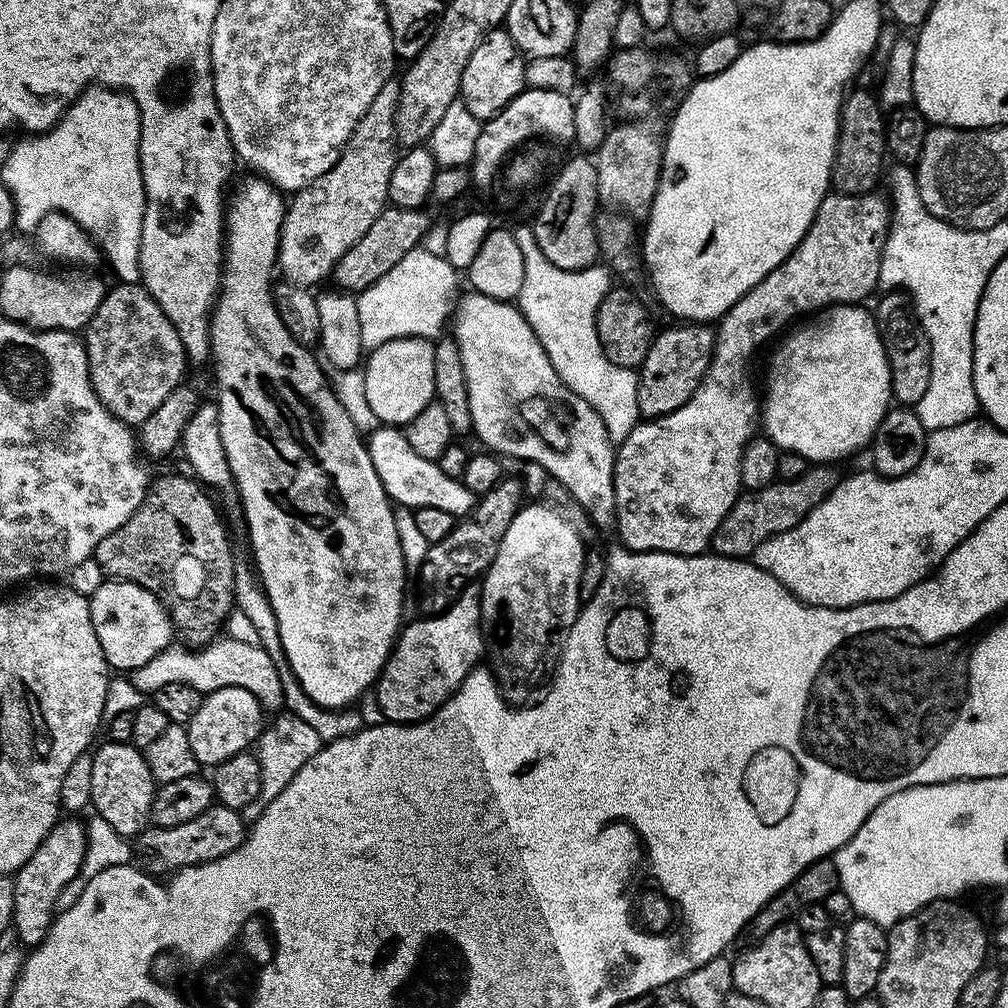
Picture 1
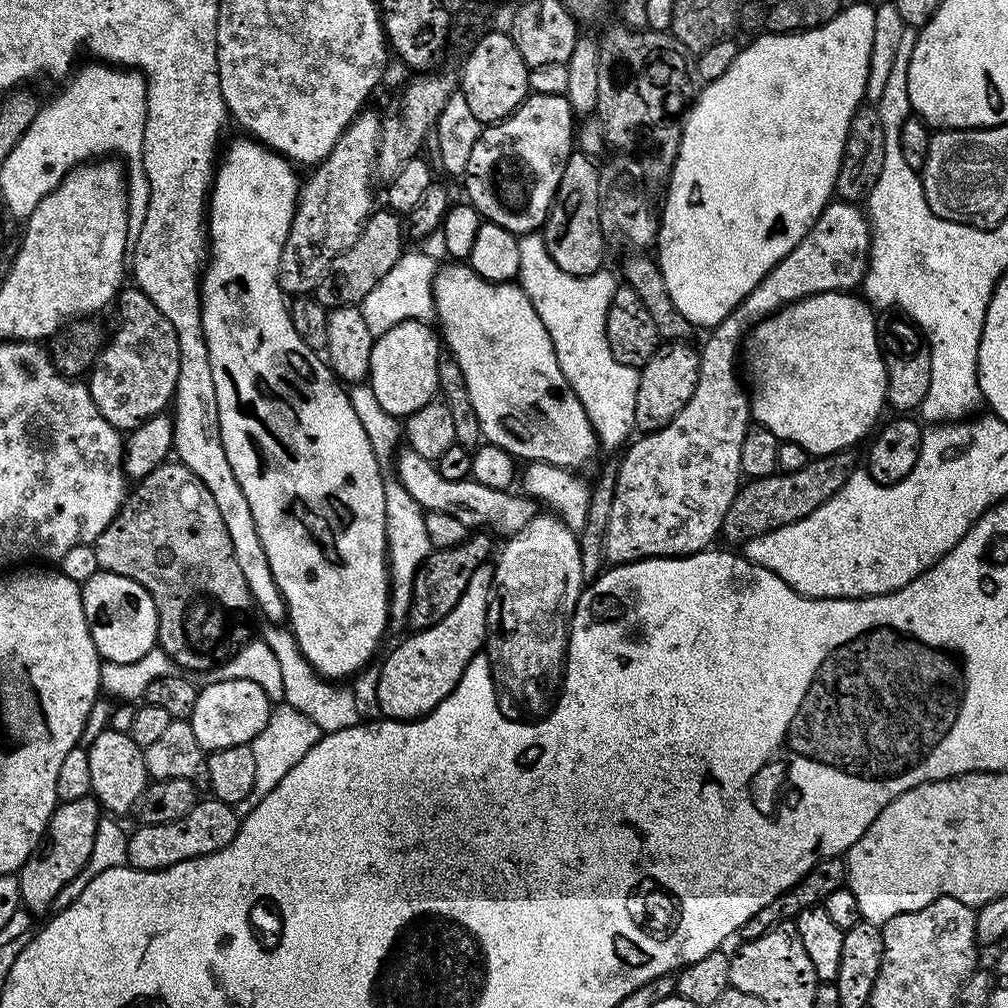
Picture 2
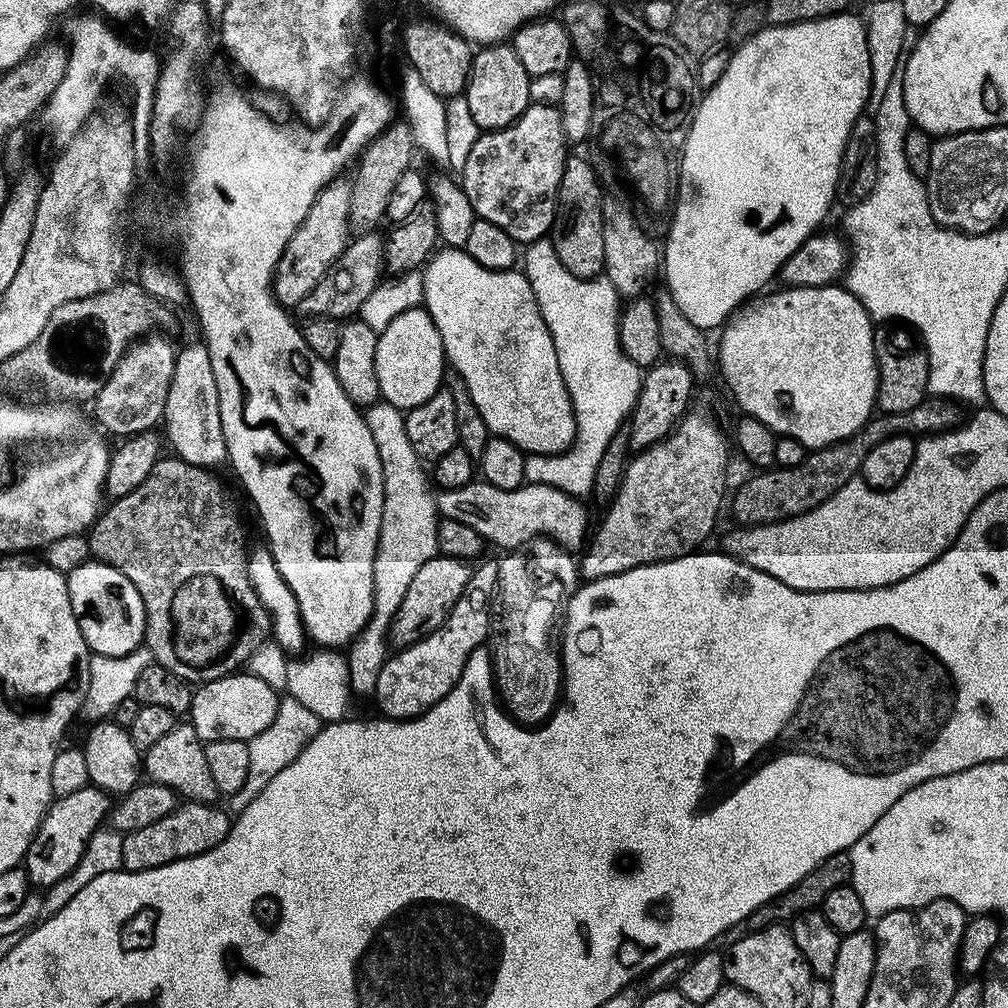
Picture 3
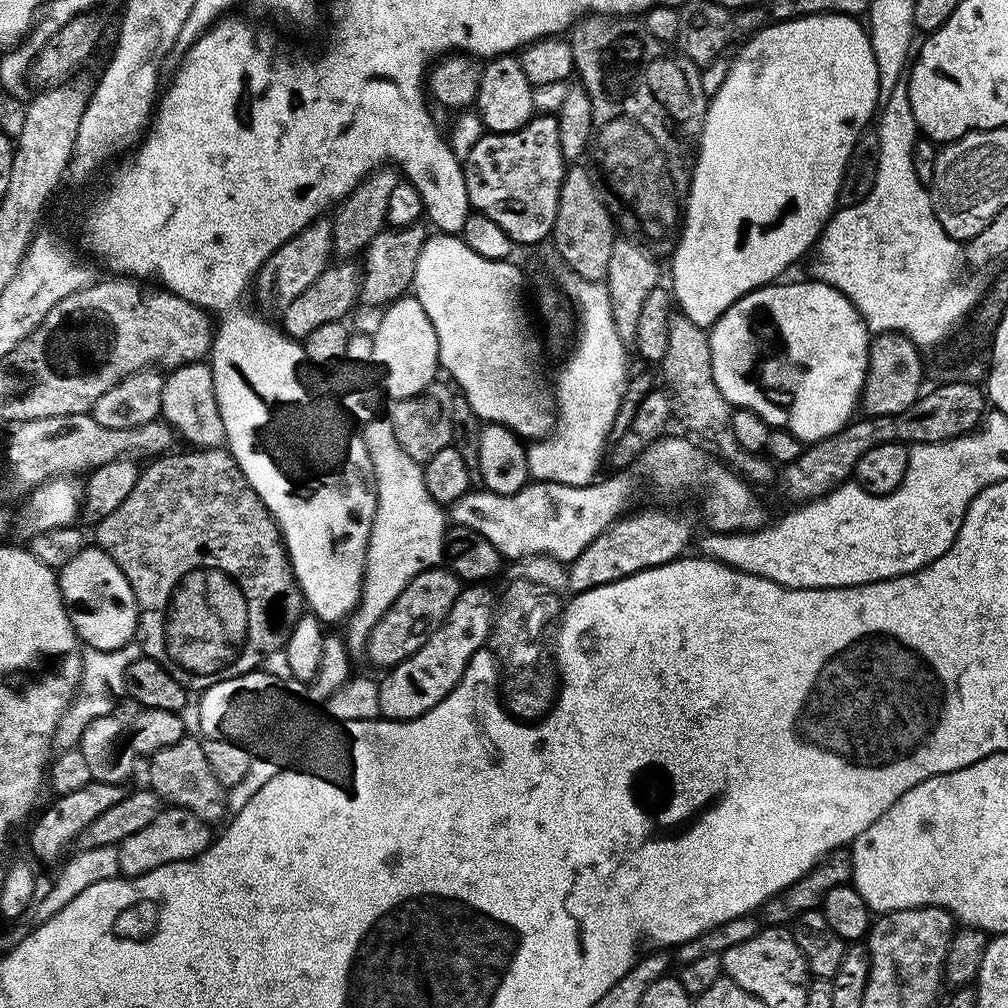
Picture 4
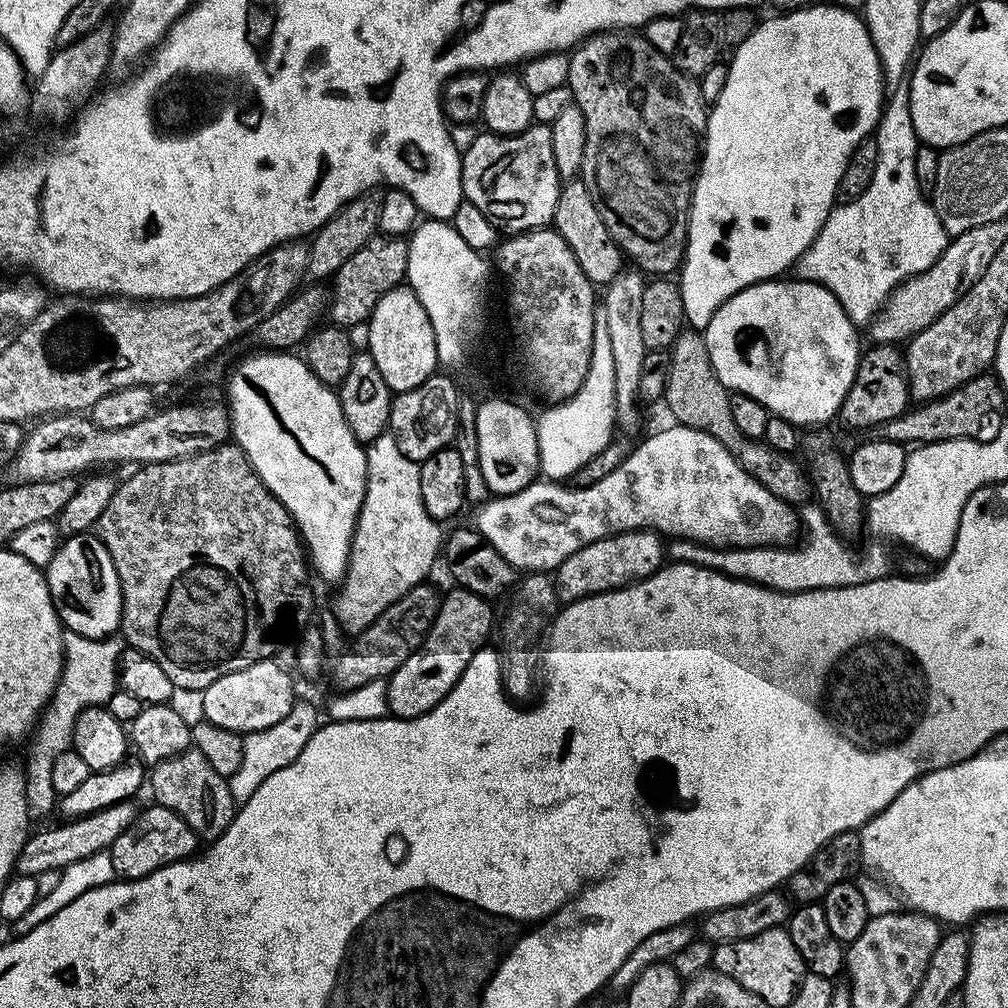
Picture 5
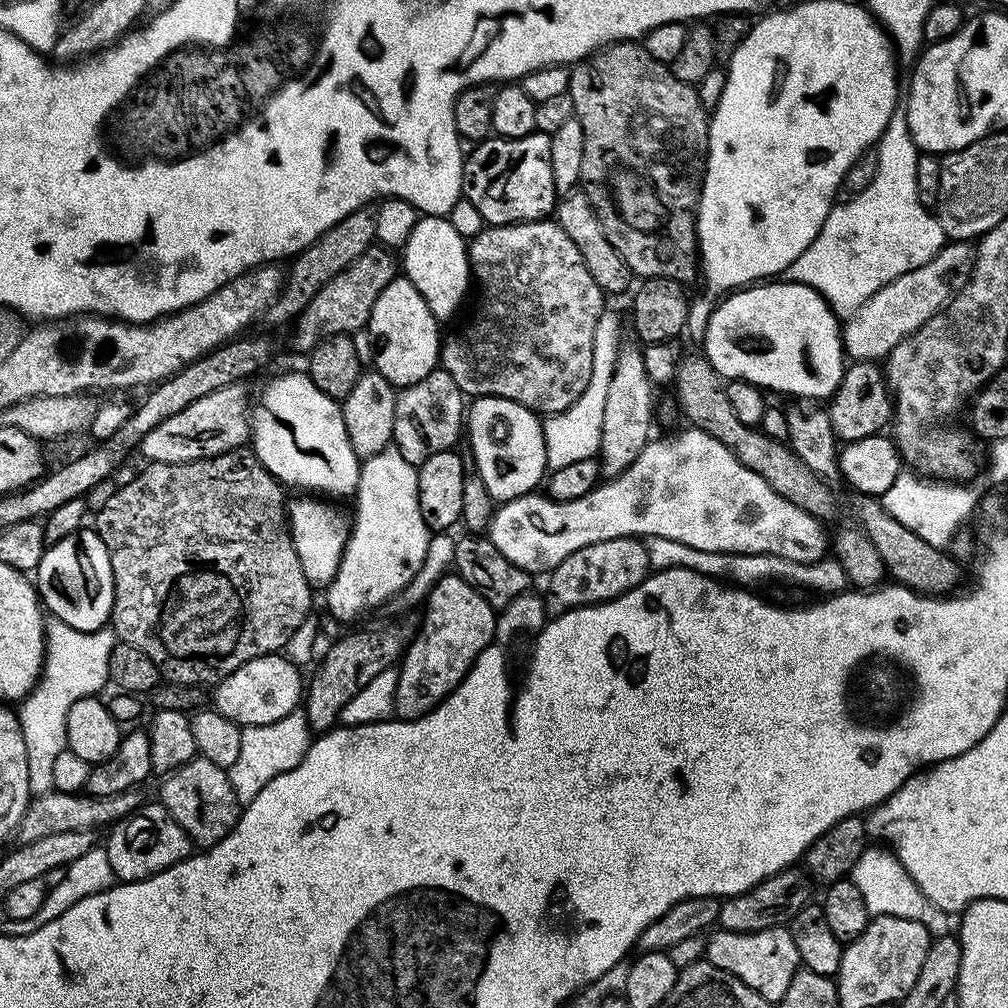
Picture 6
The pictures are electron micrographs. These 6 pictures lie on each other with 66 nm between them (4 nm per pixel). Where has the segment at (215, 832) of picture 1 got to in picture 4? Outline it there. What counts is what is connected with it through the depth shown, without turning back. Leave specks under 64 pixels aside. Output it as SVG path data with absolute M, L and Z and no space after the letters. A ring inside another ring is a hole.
M175 806L161 807L158 818L149 822L142 830L130 834L118 846L118 866L125 877L141 876L150 870L158 870L158 866L173 864L179 860L195 860L207 850L214 839L209 821L198 818L198 814L190 814L190 810Z

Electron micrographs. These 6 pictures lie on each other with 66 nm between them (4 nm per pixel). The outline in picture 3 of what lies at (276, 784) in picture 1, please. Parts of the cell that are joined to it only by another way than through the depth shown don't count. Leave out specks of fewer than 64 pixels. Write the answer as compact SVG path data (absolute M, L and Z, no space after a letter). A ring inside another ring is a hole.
M287 694L281 695L278 714L274 714L274 722L270 722L270 726L266 726L266 730L262 730L262 734L258 734L254 739L248 741L250 774L246 774L246 783L242 786L242 790L227 797L227 811L239 814L242 810L246 810L246 806L250 806L250 802L254 802L254 798L258 798L258 794L262 794L262 790L266 790L266 786L270 786L270 778L274 778L274 774L286 770L286 766L290 766L290 762L294 762L294 758L298 758L298 754L302 754L305 746L320 733L321 727L322 721L318 718L318 714L310 714L310 709L302 706L302 702L298 702L298 698Z

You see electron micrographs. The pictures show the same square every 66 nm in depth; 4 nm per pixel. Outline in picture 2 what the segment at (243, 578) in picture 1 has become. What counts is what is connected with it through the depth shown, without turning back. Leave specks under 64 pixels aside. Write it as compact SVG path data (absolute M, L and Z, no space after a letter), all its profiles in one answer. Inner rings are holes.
M265 623L263 627L262 639L266 642L266 646L270 646L270 650L274 650L274 658L278 658L278 666L282 669L283 703L294 706L294 710L306 714L306 718L310 718L310 722L314 722L314 726L318 726L324 734L346 730L361 723L351 687L344 685L343 688L340 685L343 683L333 682L321 676L315 666L302 654L295 636L287 627L272 623Z

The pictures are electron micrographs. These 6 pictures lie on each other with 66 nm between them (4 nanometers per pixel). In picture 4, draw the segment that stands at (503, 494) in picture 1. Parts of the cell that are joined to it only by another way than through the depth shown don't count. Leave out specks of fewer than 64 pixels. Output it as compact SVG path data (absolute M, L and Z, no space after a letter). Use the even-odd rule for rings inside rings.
M446 566L428 568L418 574L418 578L414 578L414 582L410 582L410 586L406 586L406 590L398 594L394 606L390 606L386 614L382 614L378 626L374 626L374 630L370 632L366 660L377 664L380 670L387 670L410 658L410 654L422 650L422 646L430 642L434 630L438 630L442 622L446 622L446 614L450 614L450 606L454 606L461 587L460 577L455 576Z

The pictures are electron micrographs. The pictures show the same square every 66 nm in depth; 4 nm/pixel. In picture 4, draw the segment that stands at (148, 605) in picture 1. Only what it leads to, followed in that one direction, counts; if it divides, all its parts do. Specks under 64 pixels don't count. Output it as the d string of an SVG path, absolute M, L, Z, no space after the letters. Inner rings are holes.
M85 546L64 568L59 569L60 593L77 636L88 648L118 650L136 636L136 599L126 574L98 546Z

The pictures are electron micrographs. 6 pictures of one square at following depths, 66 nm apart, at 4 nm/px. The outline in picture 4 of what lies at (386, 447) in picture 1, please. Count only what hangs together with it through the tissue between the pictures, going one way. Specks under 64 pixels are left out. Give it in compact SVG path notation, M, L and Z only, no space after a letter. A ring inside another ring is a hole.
M620 470L597 484L529 482L514 494L469 490L450 506L453 525L469 528L495 546L501 557L520 562L530 556L570 562L598 538L615 520L629 511L640 488L636 470Z

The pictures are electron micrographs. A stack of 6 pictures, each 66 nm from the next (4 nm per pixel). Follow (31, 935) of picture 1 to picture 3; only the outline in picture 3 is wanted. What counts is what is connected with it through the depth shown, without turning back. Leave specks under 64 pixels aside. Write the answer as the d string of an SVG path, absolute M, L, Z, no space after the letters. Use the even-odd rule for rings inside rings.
M91 786L78 790L78 794L55 797L22 861L29 885L36 887L37 884L40 890L47 890L54 882L62 882L62 878L78 866L82 854L86 854L86 842L90 842L92 835L109 819L113 807L114 800L109 793Z

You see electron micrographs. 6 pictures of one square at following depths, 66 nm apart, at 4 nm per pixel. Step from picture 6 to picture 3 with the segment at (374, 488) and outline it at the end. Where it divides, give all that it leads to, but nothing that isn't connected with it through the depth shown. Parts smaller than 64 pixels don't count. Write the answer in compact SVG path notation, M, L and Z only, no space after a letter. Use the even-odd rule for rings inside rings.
M382 398L375 404L367 405L363 413L382 462L384 505L374 558L374 610L368 627L357 634L347 649L346 659L353 693L357 697L372 698L376 695L378 674L382 674L382 666L390 655L392 620L402 606L402 598L406 598L406 589L410 587L414 574L418 574L418 570L422 570L422 566L437 555L438 513L429 477L420 469L422 461L410 446L410 438L406 438L405 413Z

